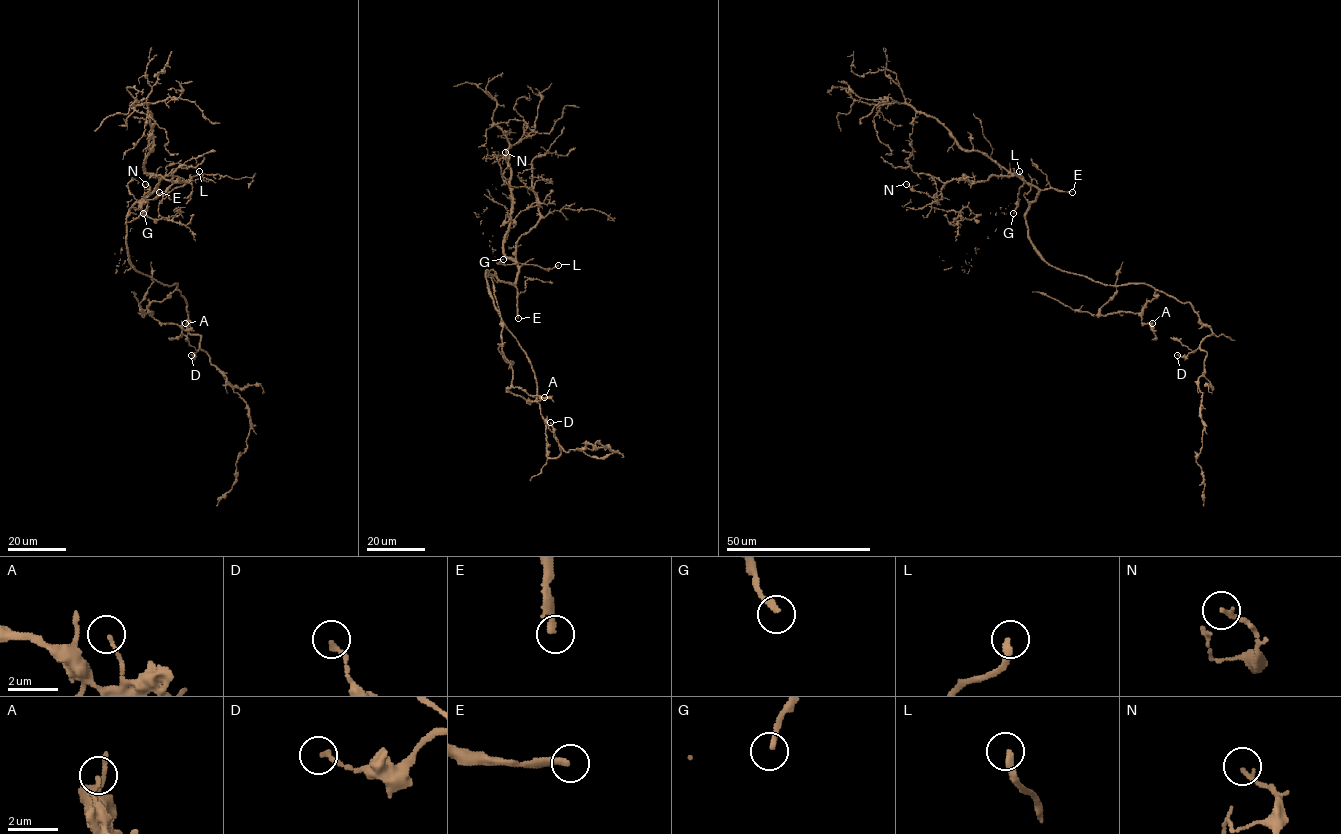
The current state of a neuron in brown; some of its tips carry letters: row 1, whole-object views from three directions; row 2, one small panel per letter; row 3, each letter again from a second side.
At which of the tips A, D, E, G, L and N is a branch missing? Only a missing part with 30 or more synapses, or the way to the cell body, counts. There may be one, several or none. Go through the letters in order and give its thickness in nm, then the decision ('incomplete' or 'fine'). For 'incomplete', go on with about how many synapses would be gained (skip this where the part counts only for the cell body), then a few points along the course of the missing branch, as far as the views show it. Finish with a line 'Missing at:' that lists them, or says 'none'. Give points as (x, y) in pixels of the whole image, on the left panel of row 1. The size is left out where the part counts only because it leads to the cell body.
A: 160 nm | fine
D: 200 nm | fine
E: 240 nm | incomplete | 200 syn | (159, 192), (162, 223), (170, 230), (183, 257), (184, 304), (207, 310), (210, 314), (205, 325), (194, 322)
G: 220 nm | incomplete | 50 syn | (143, 213), (161, 219), (194, 211), (199, 219), (205, 219), (226, 200), (225, 203)
L: 260 nm | incomplete | 60 syn | (199, 171), (213, 165), (220, 166), (240, 186), (244, 195), (241, 209)
N: 160 nm | fine
Missing at: E, G, L

